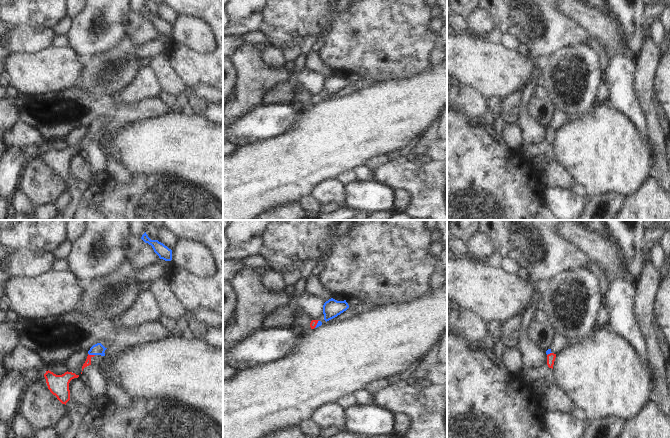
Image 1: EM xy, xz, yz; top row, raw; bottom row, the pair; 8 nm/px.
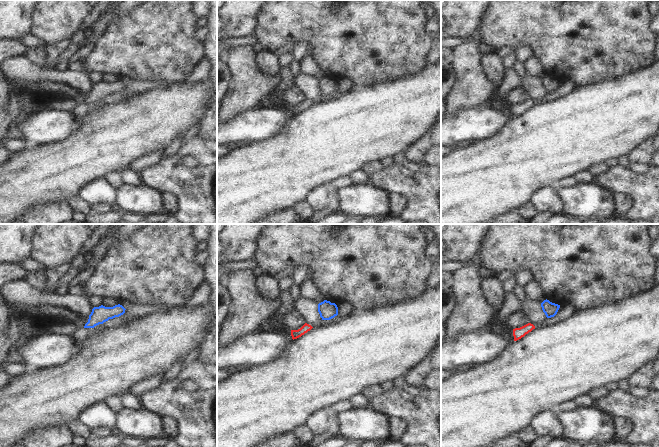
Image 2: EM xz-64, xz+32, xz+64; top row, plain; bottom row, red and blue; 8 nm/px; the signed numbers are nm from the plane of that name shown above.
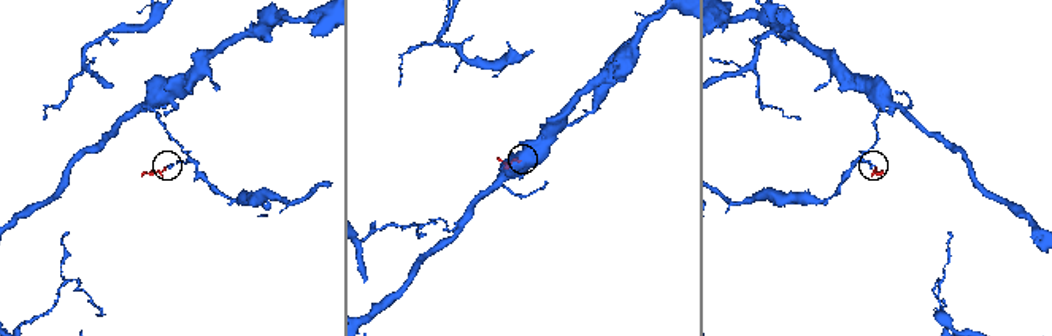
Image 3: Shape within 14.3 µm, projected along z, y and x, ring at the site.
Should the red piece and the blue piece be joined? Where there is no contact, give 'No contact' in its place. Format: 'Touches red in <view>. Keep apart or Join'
Touches red in xy. Join

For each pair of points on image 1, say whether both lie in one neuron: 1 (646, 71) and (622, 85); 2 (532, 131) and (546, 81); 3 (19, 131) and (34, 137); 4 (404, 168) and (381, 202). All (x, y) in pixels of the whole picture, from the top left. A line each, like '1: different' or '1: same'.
1: different
2: different
3: same
4: different

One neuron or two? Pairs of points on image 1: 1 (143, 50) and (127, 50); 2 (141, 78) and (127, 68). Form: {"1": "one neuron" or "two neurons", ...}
{"1": "two neurons", "2": "two neurons"}

